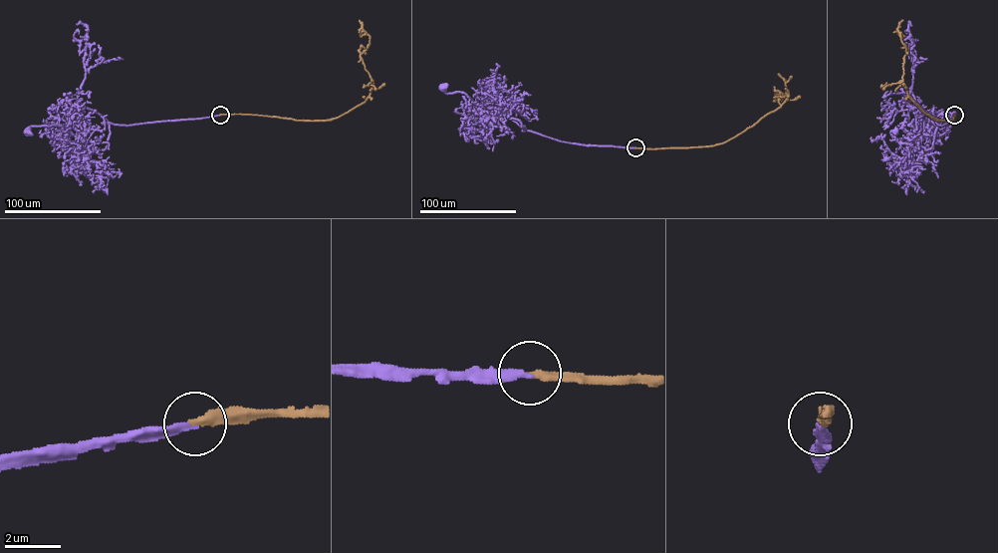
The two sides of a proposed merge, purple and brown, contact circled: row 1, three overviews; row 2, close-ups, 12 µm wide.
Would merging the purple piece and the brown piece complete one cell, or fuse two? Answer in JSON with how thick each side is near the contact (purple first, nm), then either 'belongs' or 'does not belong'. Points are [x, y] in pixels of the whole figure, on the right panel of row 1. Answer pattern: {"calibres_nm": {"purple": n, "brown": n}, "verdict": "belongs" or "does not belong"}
{"calibres_nm": {"purple": 240, "brown": 340}, "verdict": "belongs"}

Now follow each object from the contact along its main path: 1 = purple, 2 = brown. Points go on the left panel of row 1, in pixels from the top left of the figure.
1: (220, 115), (129, 125), (108, 122), (104, 149), (89, 146), (58, 126), (31, 126), (26, 132)
2: (220, 115), (329, 120), (364, 103), (370, 95), (373, 82), (360, 57), (369, 44), (370, 36), (360, 20)

